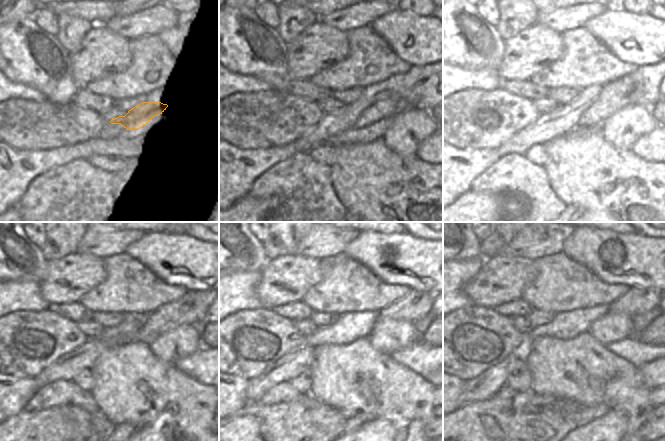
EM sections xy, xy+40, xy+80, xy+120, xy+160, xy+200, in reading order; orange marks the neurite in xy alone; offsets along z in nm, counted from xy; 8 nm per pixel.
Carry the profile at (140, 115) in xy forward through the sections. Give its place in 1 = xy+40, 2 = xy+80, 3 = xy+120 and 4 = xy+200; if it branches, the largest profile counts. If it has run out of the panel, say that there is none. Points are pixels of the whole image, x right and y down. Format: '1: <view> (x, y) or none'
1: xy+40 (386, 104)
2: xy+80 (617, 94)
3: xy+120 (189, 309)
4: xy+200 (636, 301)

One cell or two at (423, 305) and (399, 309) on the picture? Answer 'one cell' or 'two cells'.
one cell

